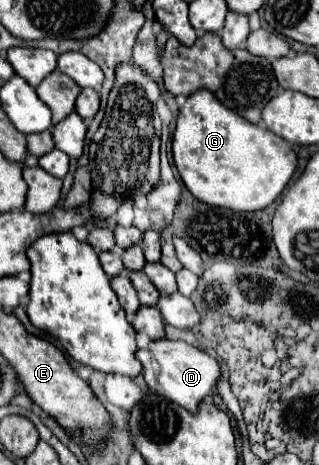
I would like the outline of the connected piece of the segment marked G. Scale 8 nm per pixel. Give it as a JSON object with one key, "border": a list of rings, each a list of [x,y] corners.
{"border":[[[206,88],[186,98],[172,138],[174,166],[186,188],[200,202],[254,212],[274,202],[296,170],[296,154],[288,142],[224,108]]]}

